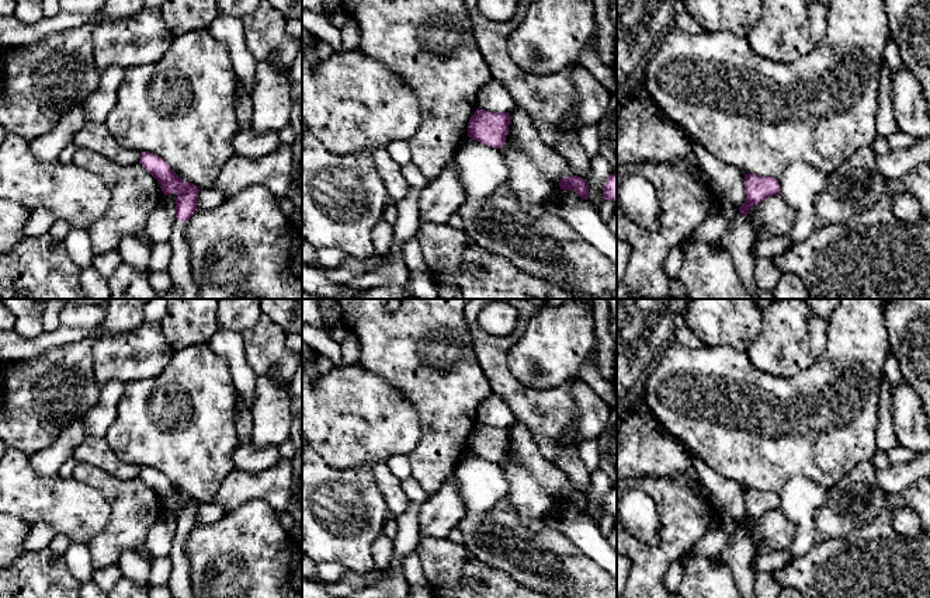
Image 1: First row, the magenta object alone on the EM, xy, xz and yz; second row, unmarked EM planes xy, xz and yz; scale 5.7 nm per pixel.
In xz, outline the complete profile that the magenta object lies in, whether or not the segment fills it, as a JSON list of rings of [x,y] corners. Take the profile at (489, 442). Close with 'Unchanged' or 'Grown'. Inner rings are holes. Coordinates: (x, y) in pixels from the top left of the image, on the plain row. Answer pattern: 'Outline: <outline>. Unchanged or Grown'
Outline: [[[476,423],[468,437],[468,451],[483,459],[500,463],[506,458],[510,437],[509,427],[487,427]]]. Unchanged

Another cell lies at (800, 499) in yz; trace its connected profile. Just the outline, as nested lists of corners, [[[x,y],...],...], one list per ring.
[[[794,477],[777,494],[781,511],[795,525],[795,536],[785,550],[795,557],[804,556],[818,543],[815,515],[825,504],[827,490],[811,479]]]

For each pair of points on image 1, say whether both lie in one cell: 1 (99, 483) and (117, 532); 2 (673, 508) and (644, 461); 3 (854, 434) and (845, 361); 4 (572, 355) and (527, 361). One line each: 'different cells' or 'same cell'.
1: same cell
2: different cells
3: same cell
4: same cell

